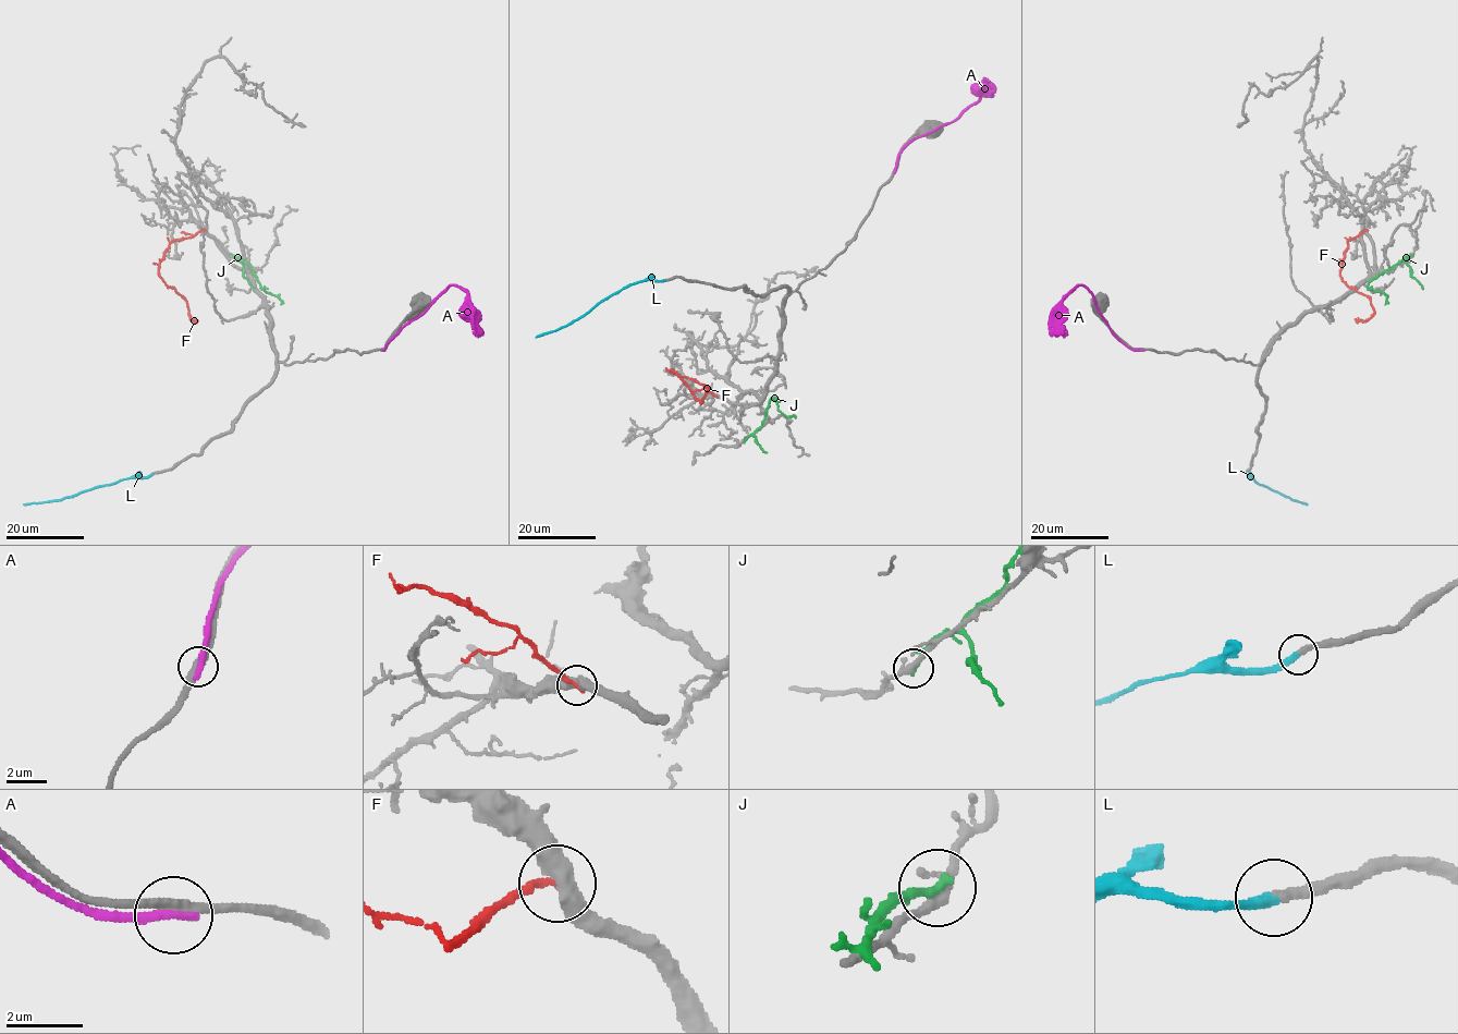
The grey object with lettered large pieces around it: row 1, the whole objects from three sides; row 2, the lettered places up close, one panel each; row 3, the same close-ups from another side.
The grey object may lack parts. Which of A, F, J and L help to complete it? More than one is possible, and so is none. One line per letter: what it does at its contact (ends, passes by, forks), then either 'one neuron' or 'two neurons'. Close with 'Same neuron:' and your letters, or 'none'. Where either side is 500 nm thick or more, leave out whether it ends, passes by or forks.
A: it ends there; two neurons
F: it ends there; two neurons
J: it ends there; two neurons
L: it ends there; one neuron
Same neuron: L

